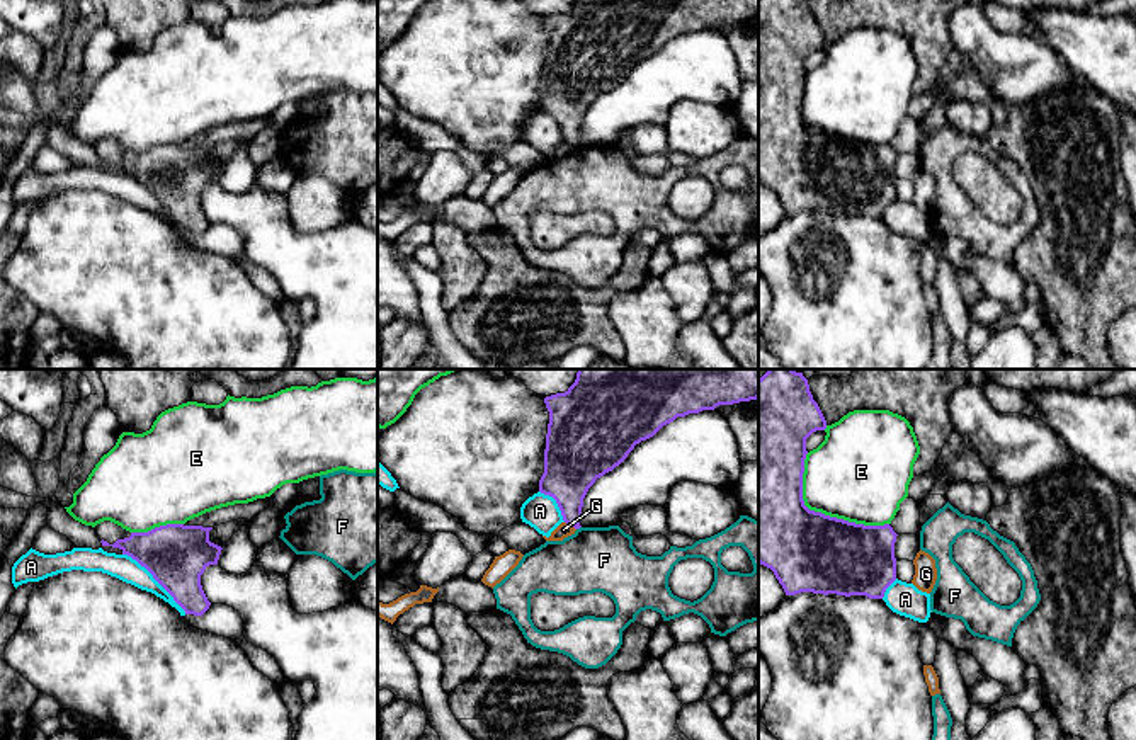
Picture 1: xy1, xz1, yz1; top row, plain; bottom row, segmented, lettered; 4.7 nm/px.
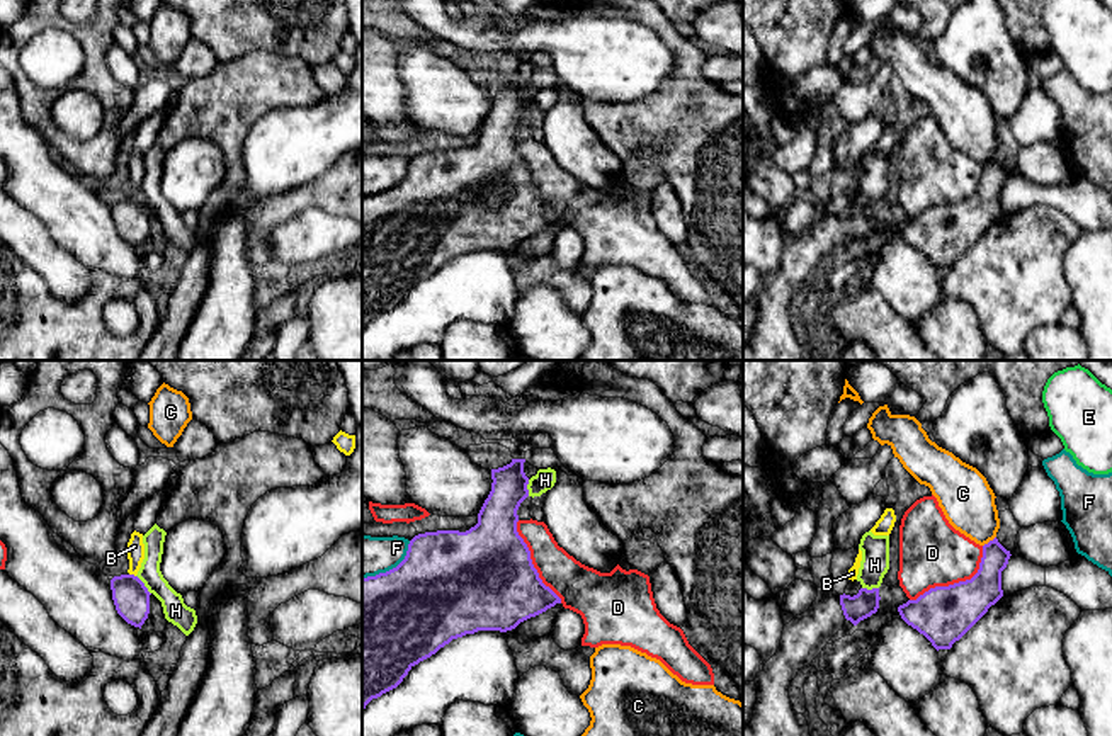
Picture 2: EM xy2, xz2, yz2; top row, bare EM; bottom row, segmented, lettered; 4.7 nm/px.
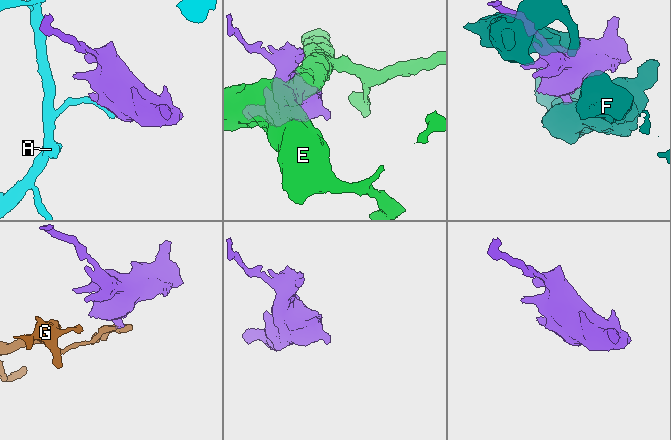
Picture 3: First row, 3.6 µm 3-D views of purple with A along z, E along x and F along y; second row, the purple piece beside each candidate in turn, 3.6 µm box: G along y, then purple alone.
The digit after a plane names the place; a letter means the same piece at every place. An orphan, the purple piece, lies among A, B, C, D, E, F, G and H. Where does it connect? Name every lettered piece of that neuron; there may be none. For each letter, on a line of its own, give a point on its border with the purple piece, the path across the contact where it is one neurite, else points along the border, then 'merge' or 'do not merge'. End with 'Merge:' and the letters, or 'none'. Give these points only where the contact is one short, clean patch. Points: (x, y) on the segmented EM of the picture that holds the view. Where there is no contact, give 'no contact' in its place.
A: contact xy1 (155, 579); do not merge
B: contact xy2 (133, 575); border xy2 (130, 573), (135, 577); do not merge
C: contact yz2 (990, 541); do not merge
D: contact yz2 (956, 583); do not merge
E: contact yz1 (820, 512); do not merge
F: contact xz2 (393, 568); do not merge
G: contact xz1 (570, 524); do not merge
H: contact xy2 (143, 585); border xy2 (136, 575), (150, 594); do not merge
Merge: none

